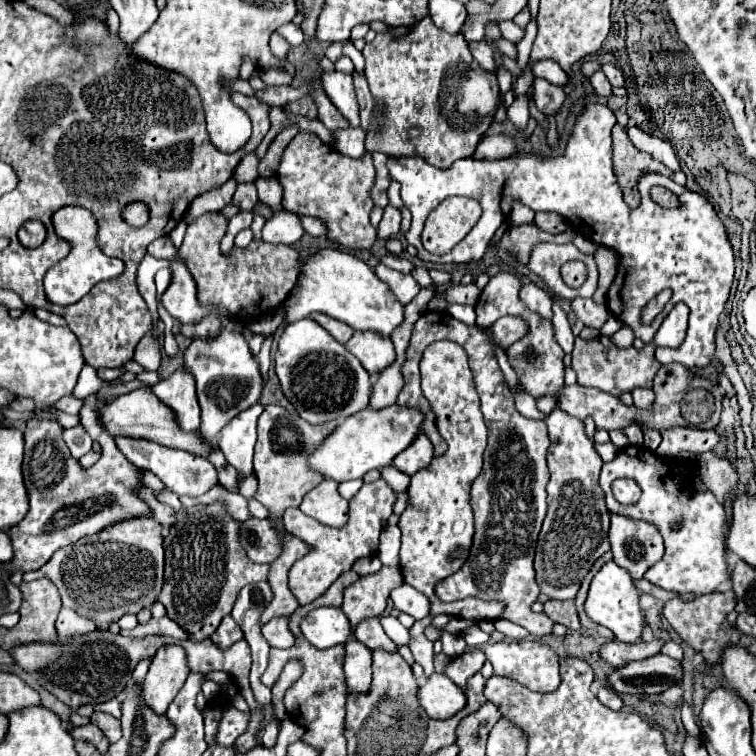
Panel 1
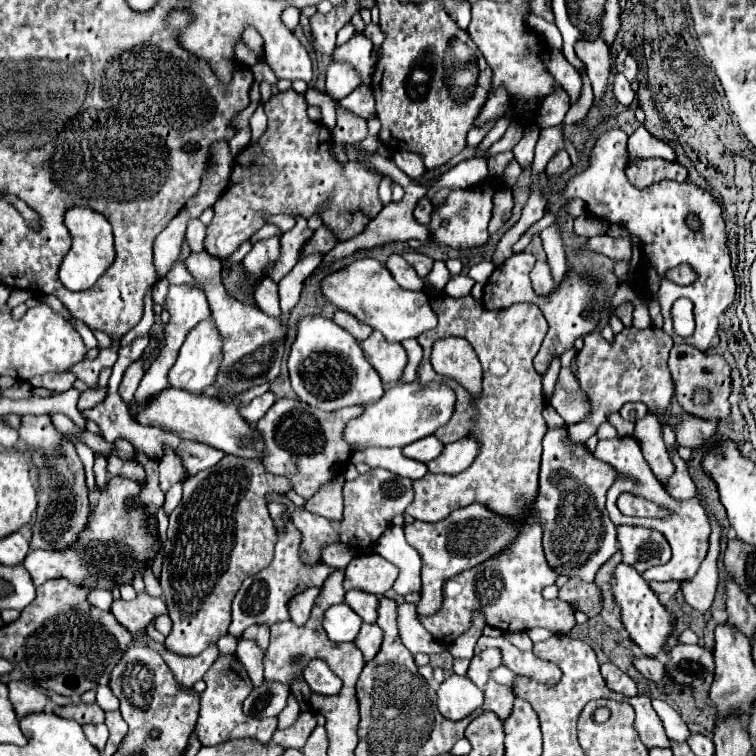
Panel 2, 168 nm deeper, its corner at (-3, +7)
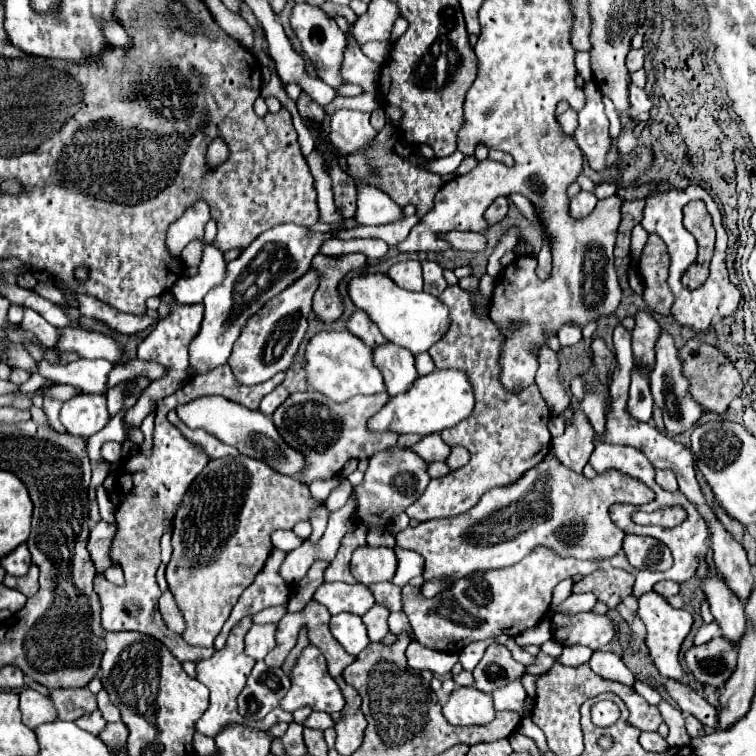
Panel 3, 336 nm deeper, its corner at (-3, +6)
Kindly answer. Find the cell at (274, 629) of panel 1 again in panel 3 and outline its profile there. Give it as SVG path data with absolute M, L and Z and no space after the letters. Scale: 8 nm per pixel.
M322 583L314 595L318 603L328 607L330 615L338 615L342 611L354 613L354 615L364 615L374 599L372 593L368 591L366 585L348 585L348 583Z

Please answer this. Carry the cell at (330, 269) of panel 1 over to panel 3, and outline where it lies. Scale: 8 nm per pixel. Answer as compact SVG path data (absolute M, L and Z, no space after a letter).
M362 275L352 279L350 297L354 305L370 315L370 319L378 325L382 335L400 347L406 347L414 355L428 351L434 343L438 343L450 327L450 311L448 307L430 293L414 293L398 287L386 275Z

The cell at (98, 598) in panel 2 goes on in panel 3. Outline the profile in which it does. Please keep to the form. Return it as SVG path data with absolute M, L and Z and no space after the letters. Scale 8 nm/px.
M101 520L90 531L88 550L98 571L104 571L111 564L109 553L116 530L116 523Z

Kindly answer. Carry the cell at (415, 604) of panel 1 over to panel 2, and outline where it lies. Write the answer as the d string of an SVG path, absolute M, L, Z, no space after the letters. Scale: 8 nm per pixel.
M396 524L388 526L386 532L380 536L380 540L376 542L374 552L384 556L394 566L398 566L399 575L392 587L396 594L406 596L406 594L414 594L414 592L421 593L422 564L420 556L404 540L402 526L396 526Z

